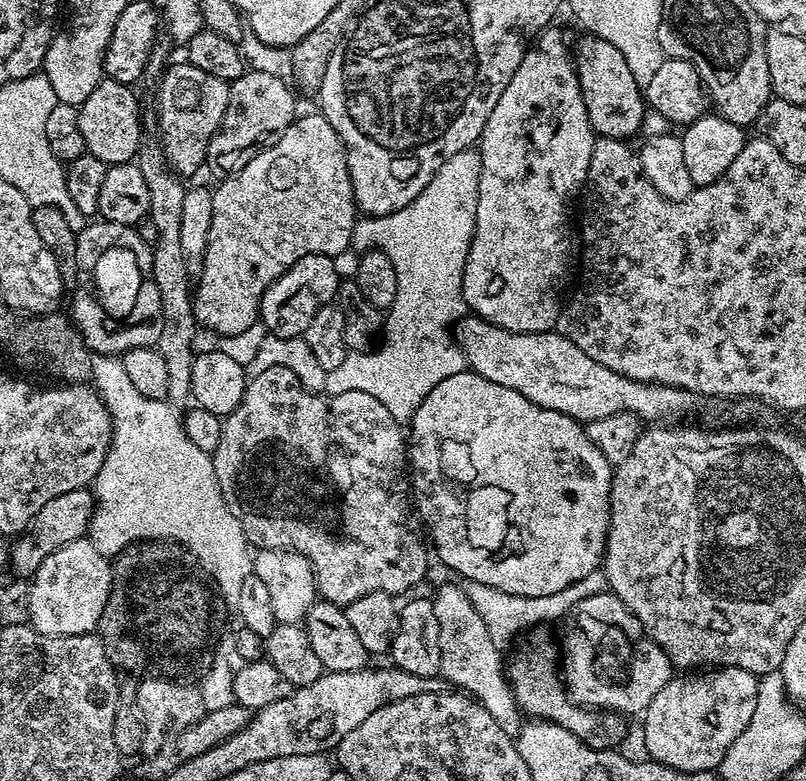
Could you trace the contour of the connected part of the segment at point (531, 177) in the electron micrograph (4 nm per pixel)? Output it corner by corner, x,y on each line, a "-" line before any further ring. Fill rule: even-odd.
549,26
535,37
534,43
525,51
518,70
514,70
514,78
510,78
506,90
502,90
502,98
498,98
498,106
490,110
490,118
486,118
486,126
478,141
478,151
482,158
482,174
478,182
478,214
472,245
464,267
464,303
475,315
482,317
483,320
489,320
494,326
502,326
506,330
515,332
551,332
559,325
562,307
560,295
563,294
564,287
568,284
568,275
572,272
572,240
574,244
572,203
575,200
577,203
584,183
588,180
590,154
594,150
595,141
596,136
590,126
590,118
586,114
586,102
582,98
582,90
576,77
576,66
570,44
568,48
563,34
556,29
556,26

